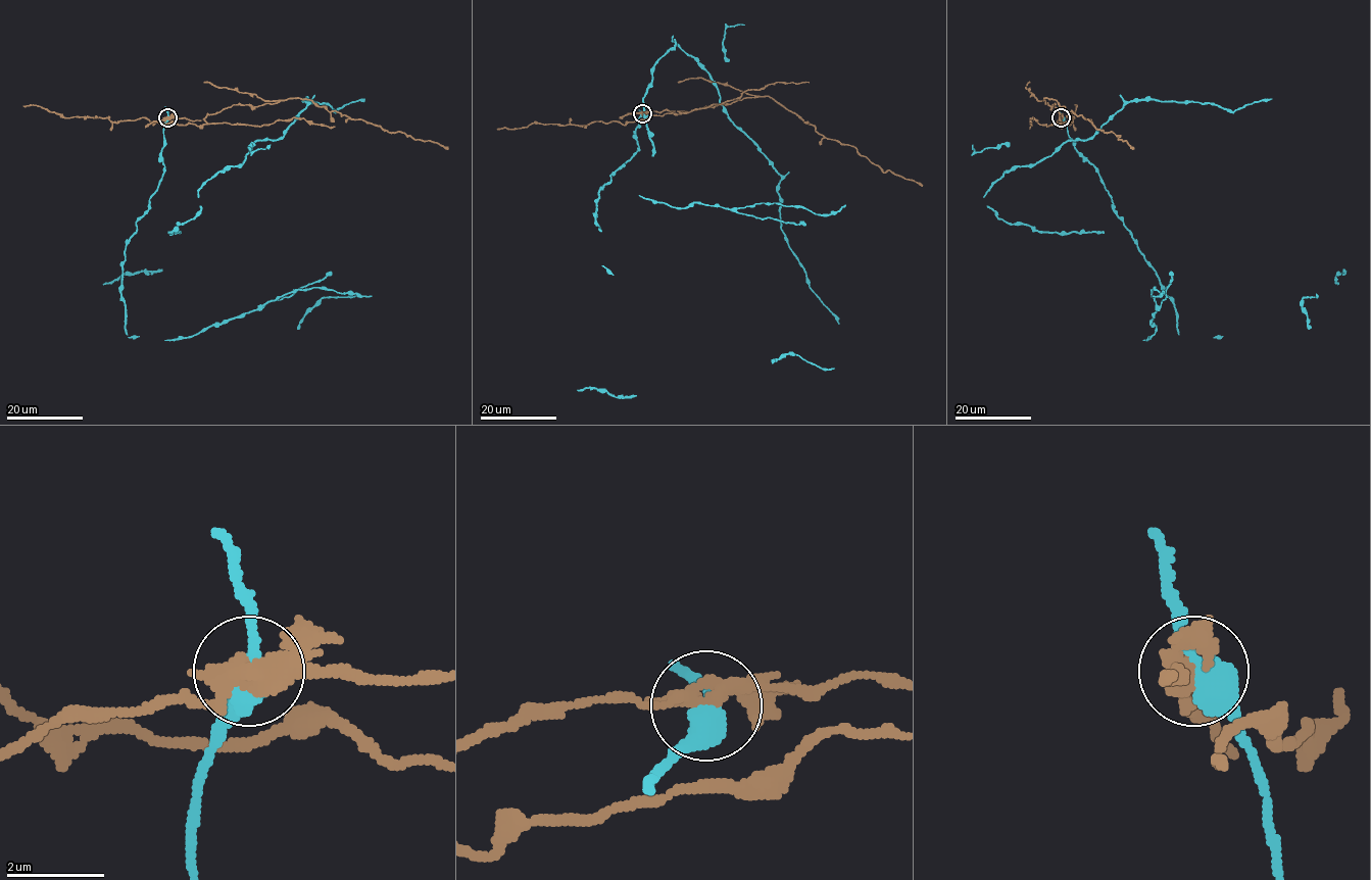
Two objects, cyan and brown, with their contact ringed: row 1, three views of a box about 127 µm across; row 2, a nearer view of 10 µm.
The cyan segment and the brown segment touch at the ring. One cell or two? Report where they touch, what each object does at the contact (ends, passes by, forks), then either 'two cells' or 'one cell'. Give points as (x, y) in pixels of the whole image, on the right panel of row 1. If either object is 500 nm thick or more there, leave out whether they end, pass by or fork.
place (1061, 117); cyan passes by; brown passes by; two cells

